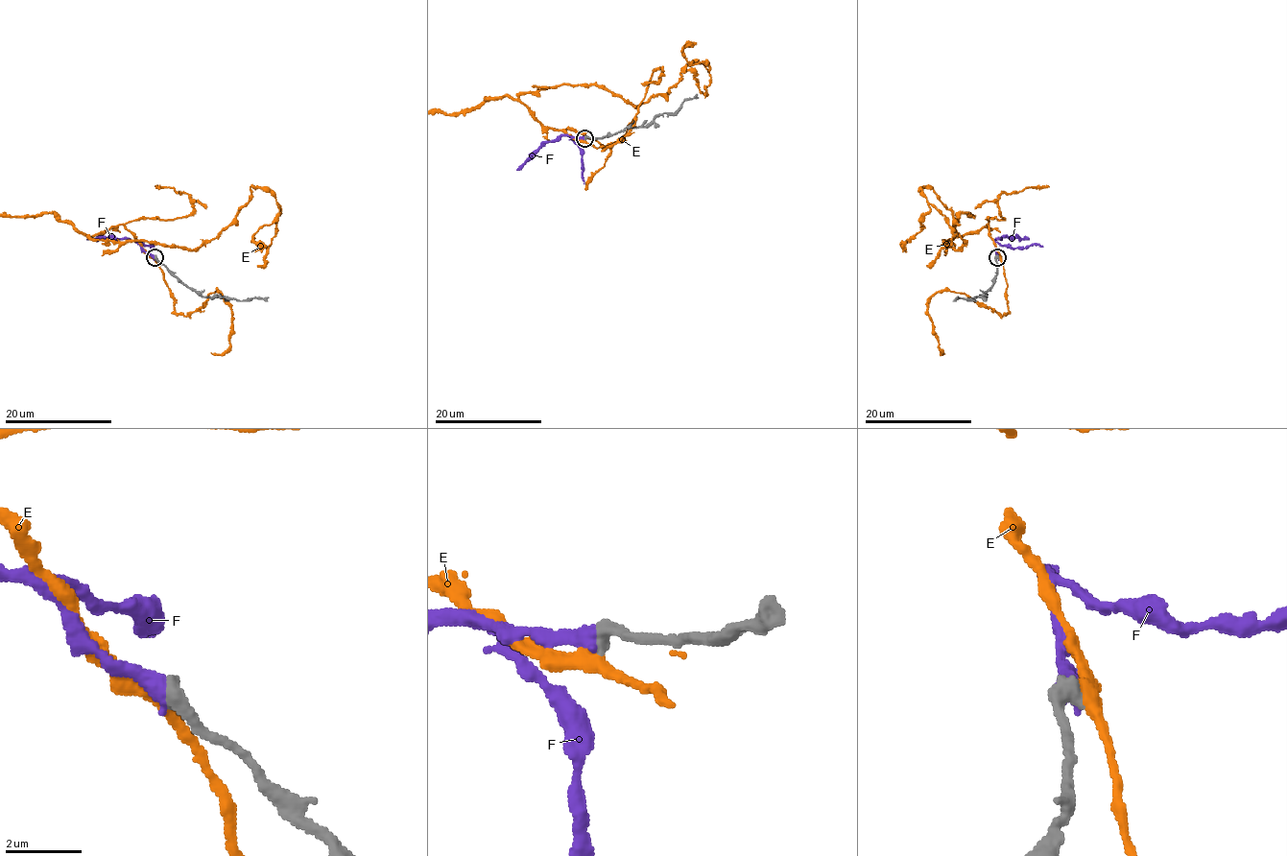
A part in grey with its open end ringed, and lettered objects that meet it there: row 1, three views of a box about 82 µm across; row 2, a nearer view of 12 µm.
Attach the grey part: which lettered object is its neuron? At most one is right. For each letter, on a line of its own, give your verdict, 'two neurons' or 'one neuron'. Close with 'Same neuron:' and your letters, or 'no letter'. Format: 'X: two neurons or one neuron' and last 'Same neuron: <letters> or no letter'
E: two neurons
F: one neuron
Same neuron: F

